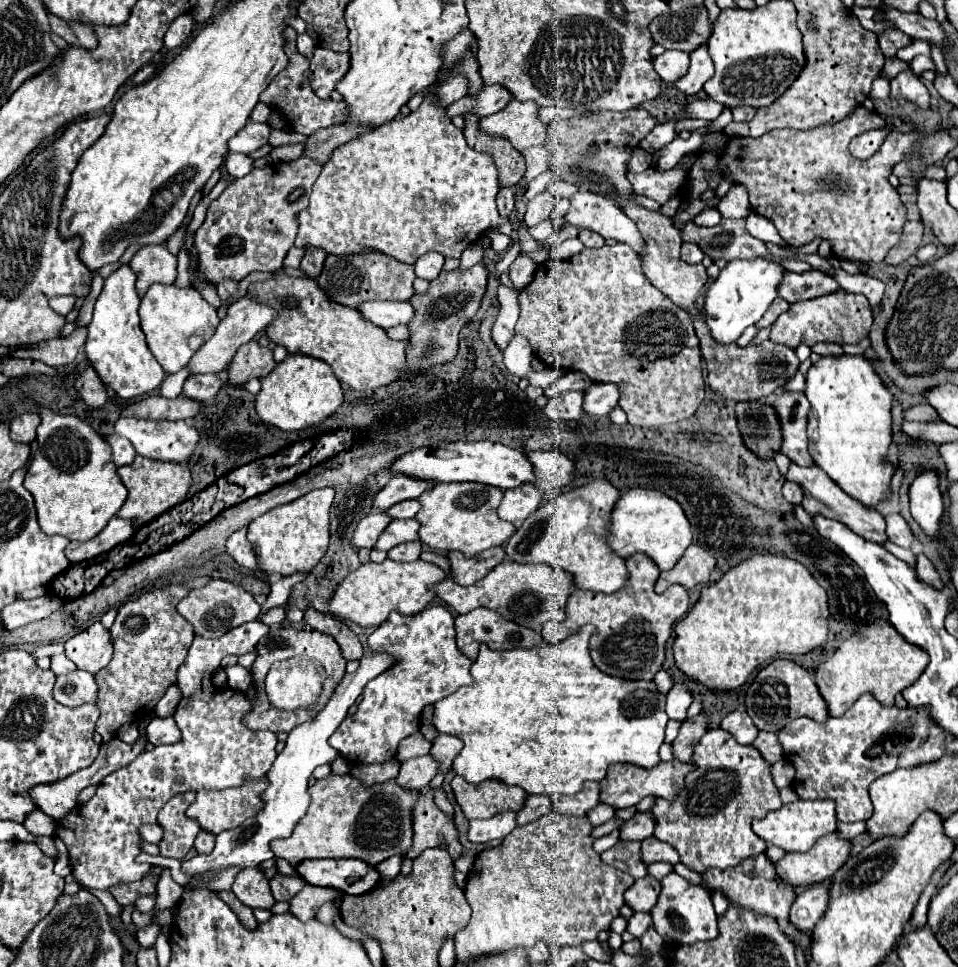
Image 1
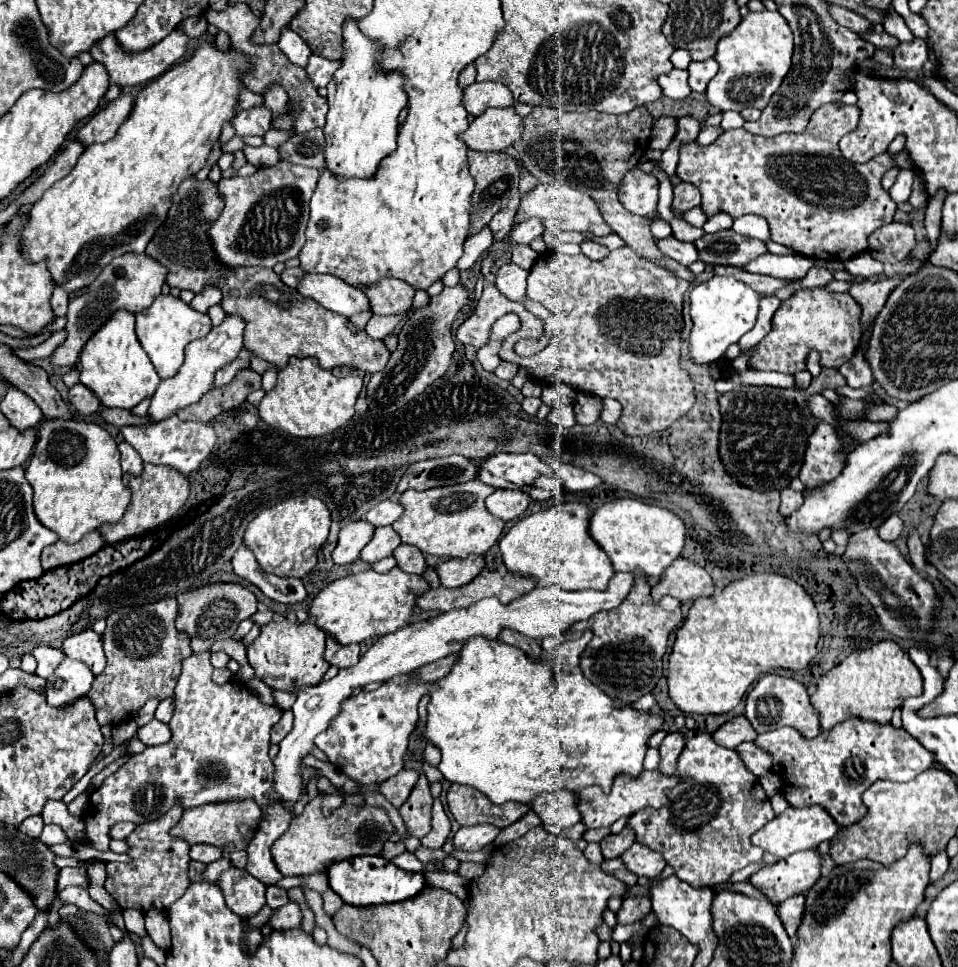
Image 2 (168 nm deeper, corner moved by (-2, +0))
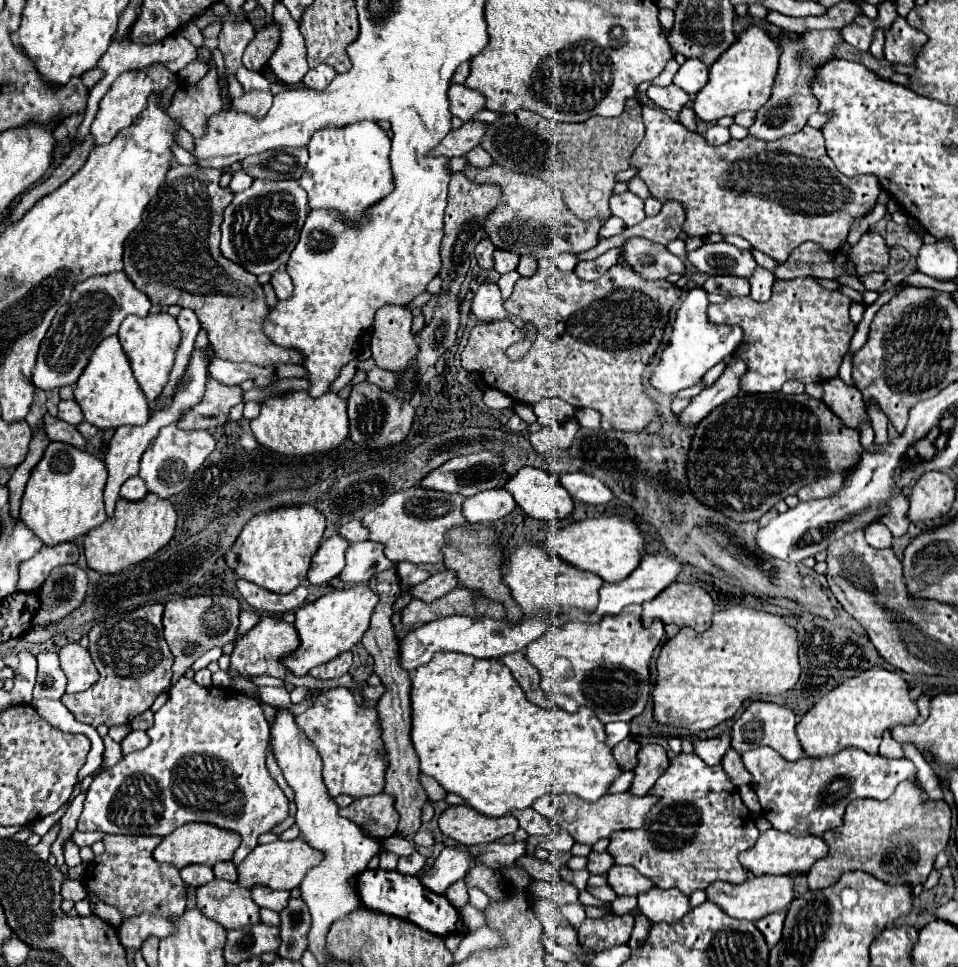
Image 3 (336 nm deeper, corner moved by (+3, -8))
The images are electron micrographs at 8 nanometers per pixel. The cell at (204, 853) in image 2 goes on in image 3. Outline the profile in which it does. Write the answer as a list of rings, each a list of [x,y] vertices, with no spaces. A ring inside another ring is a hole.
[[[188,864],[186,868],[182,868],[180,872],[182,880],[186,882],[186,886],[202,886],[202,884],[208,884],[210,880],[214,880],[214,872],[212,872],[212,866],[206,866],[206,864]]]

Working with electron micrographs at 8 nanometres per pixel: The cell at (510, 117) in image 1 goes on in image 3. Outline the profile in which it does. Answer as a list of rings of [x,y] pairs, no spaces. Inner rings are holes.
[[[470,120],[462,128],[450,132],[430,154],[432,156],[466,156],[470,150],[482,144],[482,136],[486,134],[486,122]]]

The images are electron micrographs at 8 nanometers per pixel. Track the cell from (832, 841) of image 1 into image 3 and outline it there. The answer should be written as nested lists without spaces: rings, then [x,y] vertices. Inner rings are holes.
[[[750,876],[742,884],[714,882],[706,888],[706,894],[708,894],[708,900],[714,900],[726,914],[730,914],[734,918],[752,920],[752,922],[756,922],[762,916],[768,916],[772,912],[782,912],[796,898],[792,876]]]

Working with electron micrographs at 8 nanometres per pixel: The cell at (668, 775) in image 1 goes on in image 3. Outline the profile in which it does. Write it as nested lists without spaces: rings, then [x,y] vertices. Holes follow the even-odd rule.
[[[620,792],[620,794],[606,794],[602,800],[590,804],[586,800],[578,800],[578,796],[542,796],[534,802],[534,810],[538,810],[548,820],[554,820],[560,828],[564,828],[576,842],[582,844],[594,844],[600,838],[608,838],[614,830],[626,830],[626,828],[642,828],[646,814],[656,804],[658,796],[646,794],[646,796],[634,796],[632,792]]]

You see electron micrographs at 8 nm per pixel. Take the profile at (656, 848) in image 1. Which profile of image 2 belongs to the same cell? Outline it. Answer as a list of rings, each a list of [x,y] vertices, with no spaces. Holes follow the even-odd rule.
[[[633,844],[629,850],[625,850],[621,860],[629,872],[647,876],[649,880],[657,878],[665,868],[663,856],[659,856],[659,852],[647,852],[647,848],[643,848],[641,844]]]

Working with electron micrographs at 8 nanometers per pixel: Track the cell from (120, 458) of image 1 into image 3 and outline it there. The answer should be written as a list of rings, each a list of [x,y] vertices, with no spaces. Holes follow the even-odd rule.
[[[132,476],[130,480],[126,480],[126,484],[122,484],[120,488],[120,498],[126,498],[126,500],[142,500],[146,496],[146,484],[142,478],[138,476]]]

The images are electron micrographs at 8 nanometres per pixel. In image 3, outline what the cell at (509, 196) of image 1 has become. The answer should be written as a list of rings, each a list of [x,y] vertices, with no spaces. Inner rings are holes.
[[[488,236],[480,240],[480,244],[478,244],[476,250],[474,250],[474,256],[476,256],[476,260],[478,260],[478,264],[480,264],[482,268],[490,270],[490,268],[494,266],[494,258],[492,258],[494,250],[496,250],[496,248],[494,248],[494,244],[490,244],[490,238],[488,238]]]

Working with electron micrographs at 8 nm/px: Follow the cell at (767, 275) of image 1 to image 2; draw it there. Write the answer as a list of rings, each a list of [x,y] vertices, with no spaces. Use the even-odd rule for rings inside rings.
[[[713,276],[693,286],[689,294],[691,302],[689,316],[693,320],[693,328],[689,334],[689,358],[701,366],[709,366],[715,360],[719,360],[731,344],[739,342],[739,338],[755,326],[759,300],[761,296],[755,290],[727,276]]]

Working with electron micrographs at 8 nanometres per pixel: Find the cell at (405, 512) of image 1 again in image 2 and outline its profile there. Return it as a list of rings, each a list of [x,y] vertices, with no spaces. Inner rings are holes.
[[[383,500],[379,502],[375,508],[371,508],[363,520],[367,520],[373,528],[379,528],[379,526],[391,526],[397,516],[401,516],[401,506],[395,502],[395,500]]]

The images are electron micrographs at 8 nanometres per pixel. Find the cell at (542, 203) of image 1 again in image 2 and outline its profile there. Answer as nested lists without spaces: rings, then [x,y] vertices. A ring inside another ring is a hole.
[[[527,220],[527,222],[513,228],[509,246],[513,246],[513,244],[531,244],[537,236],[541,236],[541,232],[543,232],[543,224],[539,224],[539,220]]]

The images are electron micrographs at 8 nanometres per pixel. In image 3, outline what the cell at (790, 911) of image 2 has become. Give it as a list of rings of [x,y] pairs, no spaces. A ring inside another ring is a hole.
[[[774,912],[774,914],[768,914],[768,916],[764,916],[762,920],[756,922],[756,926],[764,934],[770,948],[774,948],[774,944],[778,944],[778,940],[782,938],[784,920],[786,920],[786,912]]]

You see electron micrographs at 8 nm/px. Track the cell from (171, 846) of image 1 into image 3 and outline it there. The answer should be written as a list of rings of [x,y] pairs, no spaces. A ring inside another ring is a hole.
[[[106,836],[106,852],[88,864],[82,882],[100,900],[118,908],[124,918],[132,918],[142,912],[164,918],[182,914],[186,908],[186,884],[182,884],[180,870],[174,868],[174,864],[154,860],[152,852],[160,840],[162,836]]]

